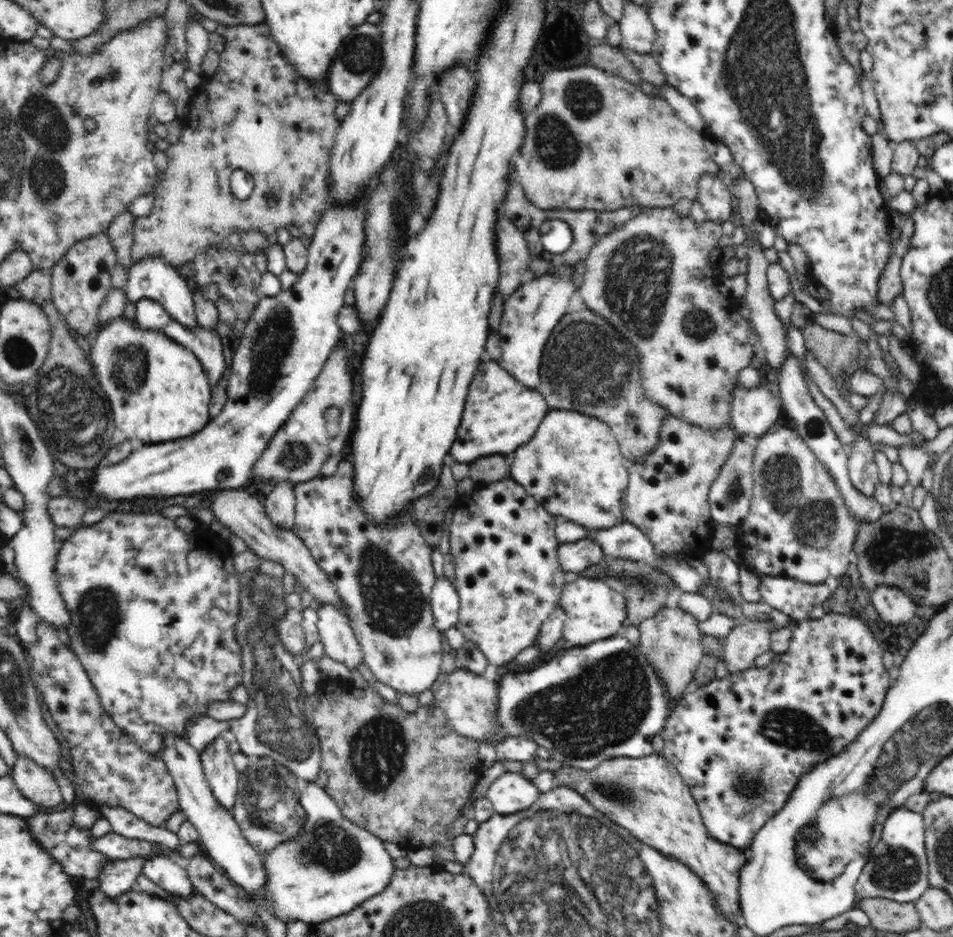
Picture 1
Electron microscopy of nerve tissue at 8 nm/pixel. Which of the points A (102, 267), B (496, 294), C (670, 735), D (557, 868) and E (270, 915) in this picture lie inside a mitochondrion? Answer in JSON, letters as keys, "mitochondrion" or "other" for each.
{"A":"other","B":"other","C":"other","D":"mitochondrion","E":"other"}

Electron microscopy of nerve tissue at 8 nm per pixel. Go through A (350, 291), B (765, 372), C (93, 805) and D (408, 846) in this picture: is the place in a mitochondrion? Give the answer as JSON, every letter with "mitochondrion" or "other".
{"A":"other","B":"other","C":"other","D":"other"}

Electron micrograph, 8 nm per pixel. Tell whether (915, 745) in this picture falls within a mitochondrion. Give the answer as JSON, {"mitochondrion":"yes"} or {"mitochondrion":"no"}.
{"mitochondrion":"yes"}

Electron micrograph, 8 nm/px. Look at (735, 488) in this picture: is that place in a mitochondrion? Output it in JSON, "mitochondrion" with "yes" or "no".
{"mitochondrion":"yes"}

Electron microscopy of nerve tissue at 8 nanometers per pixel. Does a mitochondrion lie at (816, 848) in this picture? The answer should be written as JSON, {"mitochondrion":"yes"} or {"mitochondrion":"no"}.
{"mitochondrion":"yes"}

